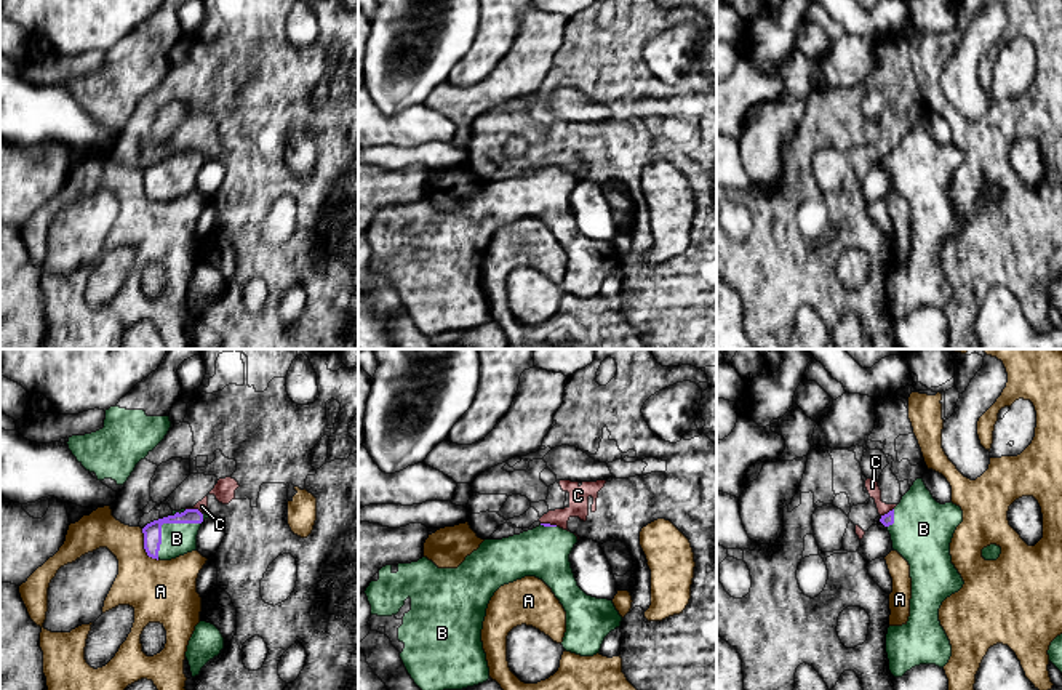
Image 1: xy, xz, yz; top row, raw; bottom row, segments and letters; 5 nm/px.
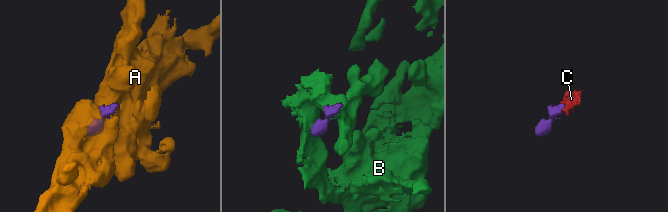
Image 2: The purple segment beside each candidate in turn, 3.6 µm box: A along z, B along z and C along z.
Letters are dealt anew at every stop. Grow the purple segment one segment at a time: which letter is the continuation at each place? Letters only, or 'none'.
B

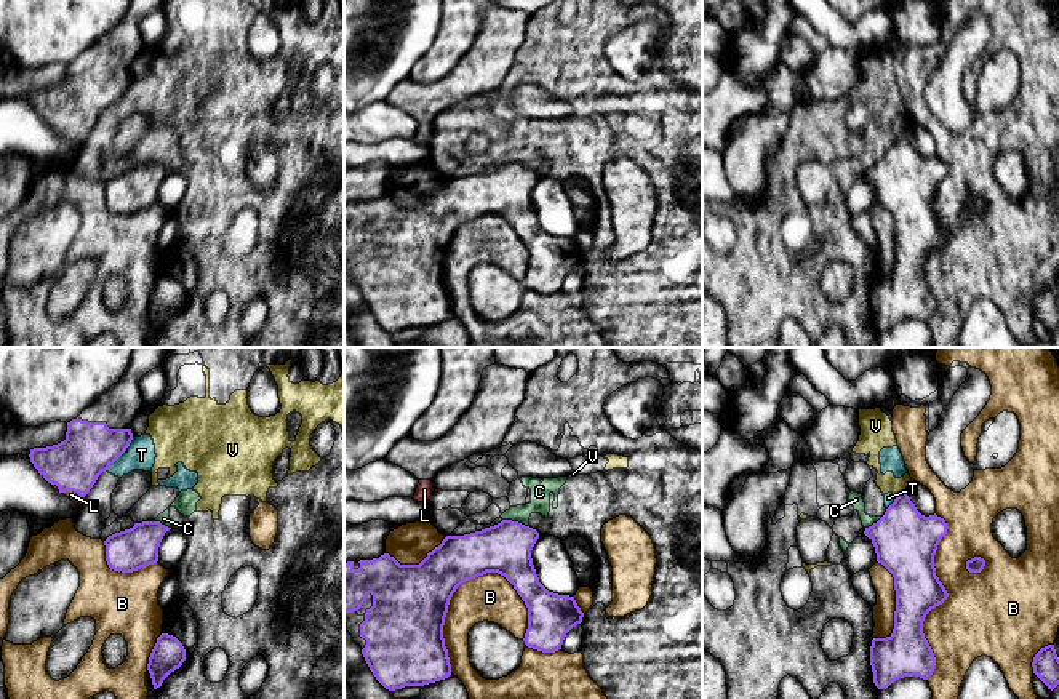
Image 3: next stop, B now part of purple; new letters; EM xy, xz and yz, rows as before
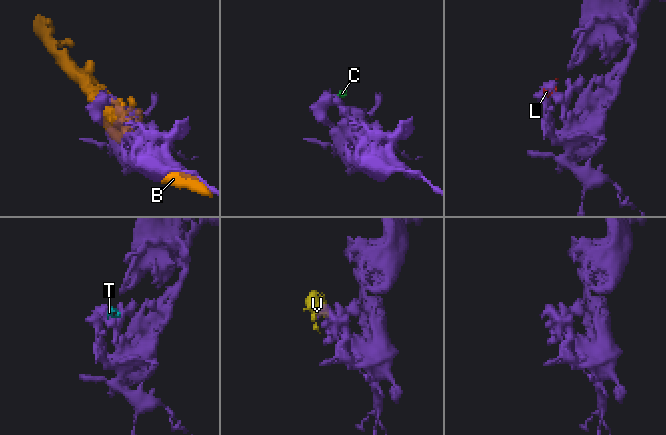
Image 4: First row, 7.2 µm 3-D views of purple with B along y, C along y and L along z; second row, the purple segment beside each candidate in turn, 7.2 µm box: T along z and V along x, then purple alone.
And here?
L

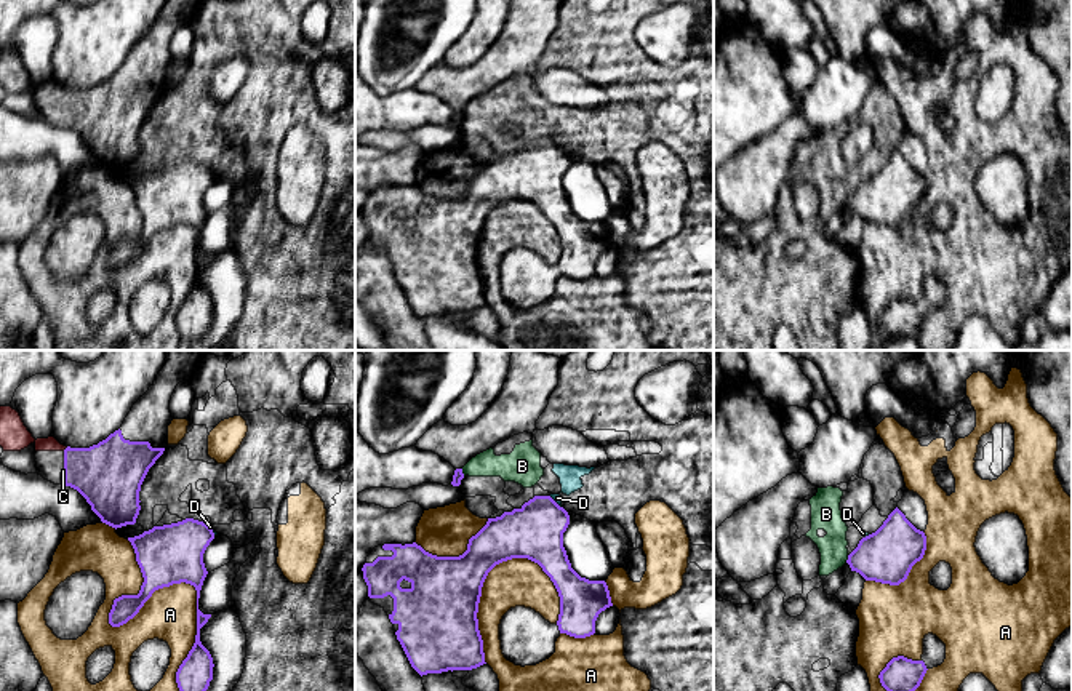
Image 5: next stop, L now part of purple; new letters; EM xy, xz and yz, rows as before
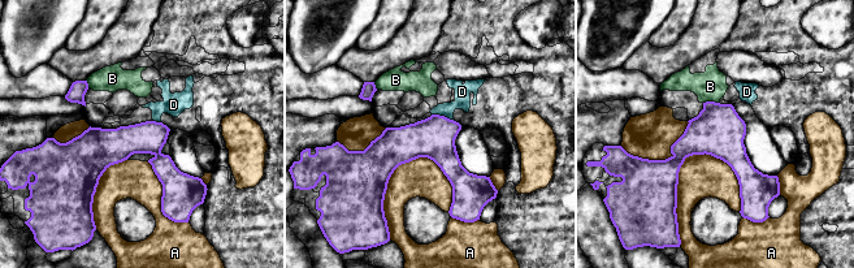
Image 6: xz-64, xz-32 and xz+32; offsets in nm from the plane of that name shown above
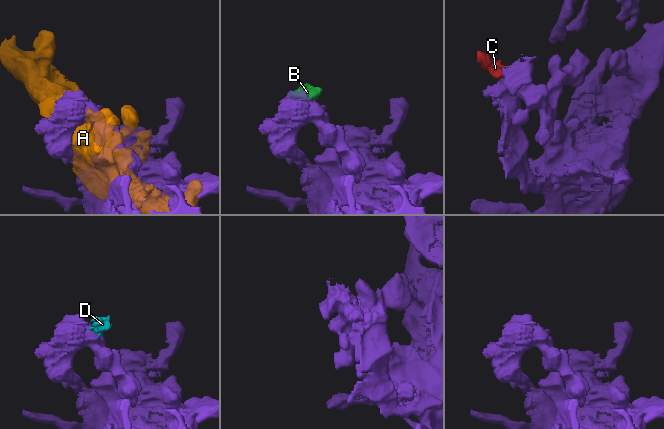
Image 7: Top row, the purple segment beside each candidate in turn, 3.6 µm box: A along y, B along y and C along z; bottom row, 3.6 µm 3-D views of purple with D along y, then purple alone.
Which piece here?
C

